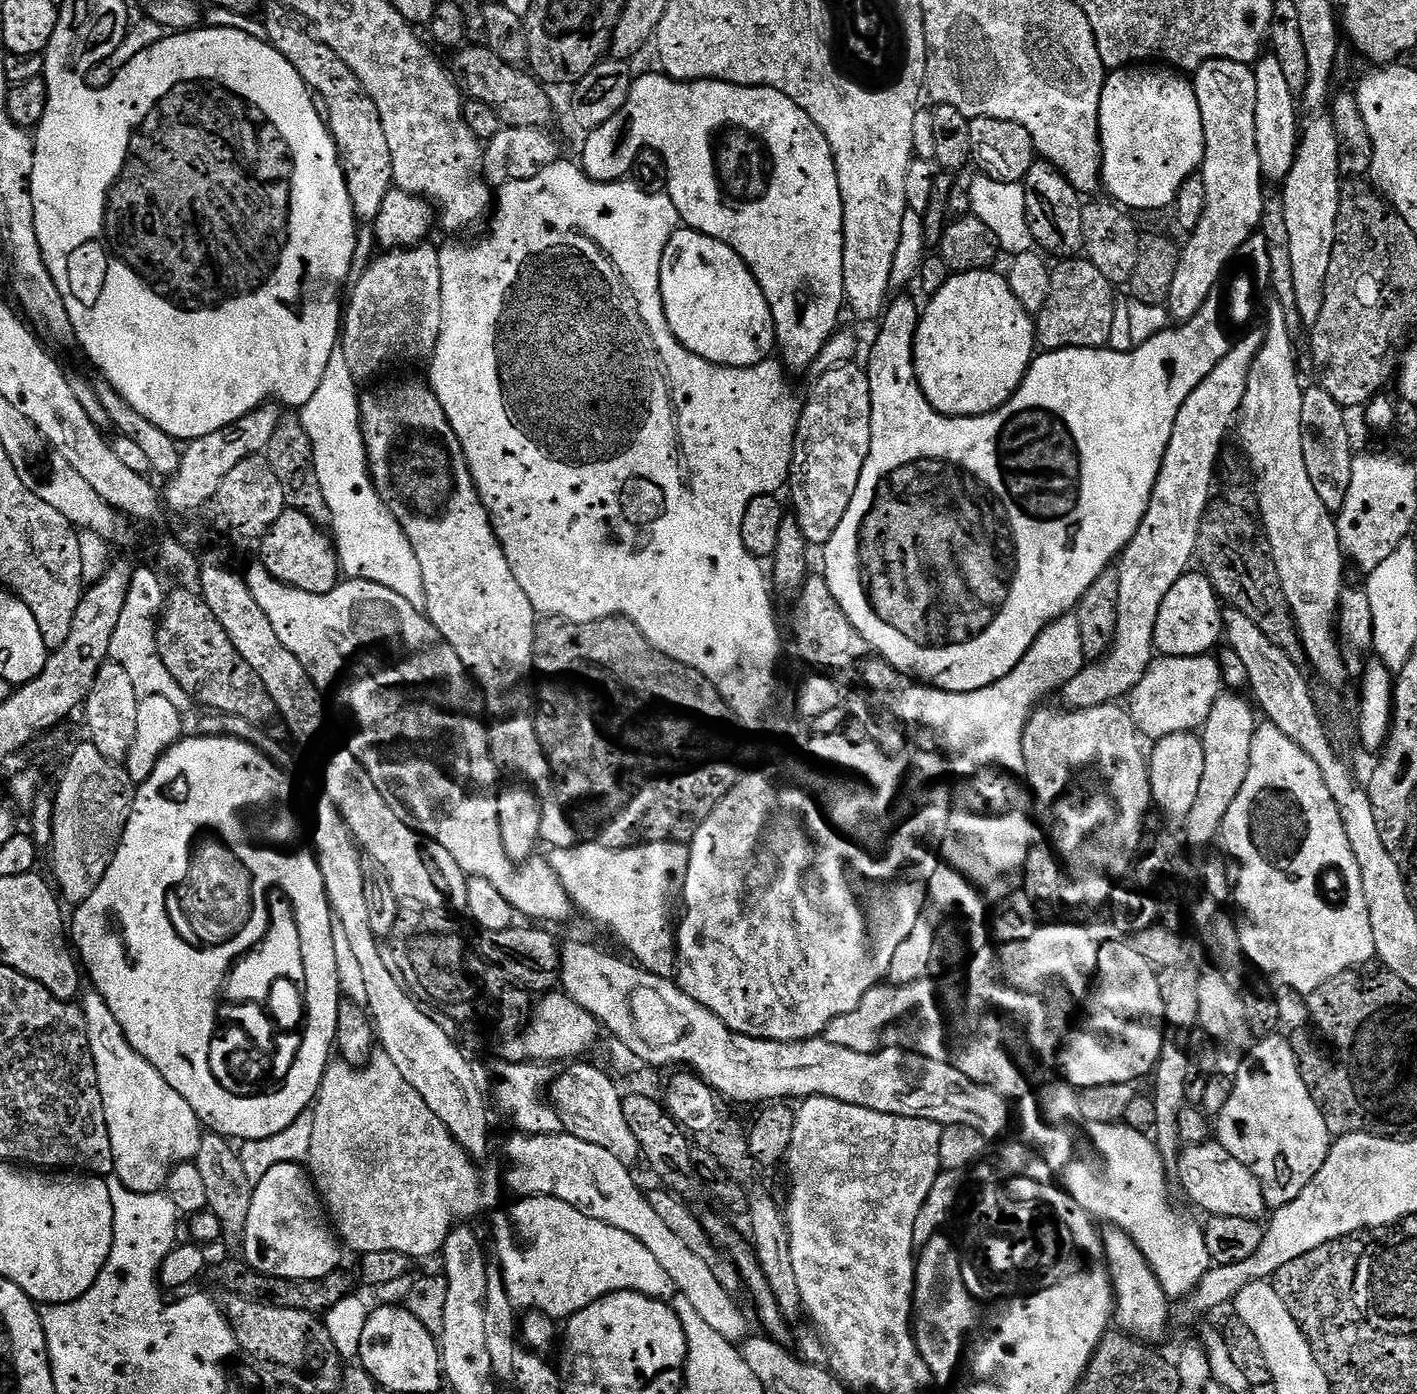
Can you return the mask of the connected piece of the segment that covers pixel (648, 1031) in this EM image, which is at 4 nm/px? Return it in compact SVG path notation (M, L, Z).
M572 940L568 945L565 943L560 949L560 984L563 991L567 992L570 998L574 998L574 1002L578 1002L590 1014L594 1014L594 1018L599 1020L607 1031L609 1028L617 1036L615 1039L619 1043L624 1044L638 1058L642 1058L645 1065L680 1064L676 1066L687 1066L701 1080L705 1080L713 1092L719 1094L723 1099L725 1096L728 1100L737 1100L740 1104L752 1104L755 1100L760 1100L759 1102L780 1102L785 1098L792 1098L788 1096L800 1096L799 1098L825 1096L826 1098L834 1098L838 1102L850 1102L850 1106L862 1106L866 1110L878 1110L882 1114L894 1114L895 1116L905 1116L906 1118L922 1118L923 1120L929 1120L941 1126L950 1124L954 1126L971 1126L974 1130L978 1130L978 1134L982 1134L985 1141L988 1142L995 1141L995 1136L1002 1135L1008 1128L1009 1101L1006 1097L998 1094L993 1088L987 1088L970 1078L966 1078L966 1074L962 1074L962 1070L954 1070L954 1066L946 1066L946 1062L934 1062L934 1058L926 1058L922 1054L910 1052L906 1048L883 1048L881 1052L858 1054L858 1050L850 1050L846 1046L834 1046L834 1042L823 1038L795 1040L794 1042L783 1044L777 1040L759 1040L753 1036L738 1034L734 1030L727 1028L722 1022L722 1018L718 1018L706 1006L694 1002L694 998L690 998L690 994L686 994L680 989L679 983L675 979L659 976L653 972L647 972L646 969L629 962L623 955L620 956L611 956L610 953L603 952L602 949L595 948L592 944L583 944L580 940Z

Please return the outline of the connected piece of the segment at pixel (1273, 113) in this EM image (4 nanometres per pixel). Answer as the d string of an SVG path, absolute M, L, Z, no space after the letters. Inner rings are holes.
M1271 54L1261 55L1254 65L1256 71L1256 105L1254 106L1254 134L1258 142L1258 158L1260 159L1260 175L1265 181L1282 182L1290 174L1296 161L1296 145L1298 143L1298 124L1296 128L1297 97L1290 90L1290 82L1286 82L1286 73L1282 71L1282 62Z

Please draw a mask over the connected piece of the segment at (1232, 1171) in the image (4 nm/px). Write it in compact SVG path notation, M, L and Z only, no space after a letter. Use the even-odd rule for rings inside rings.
M1219 1142L1187 1145L1178 1157L1179 1168L1180 1176L1184 1179L1185 1194L1204 1211L1204 1214L1251 1220L1265 1217L1263 1214L1267 1213L1268 1207L1258 1178L1254 1178L1254 1174L1250 1174L1250 1170L1246 1170L1246 1166L1242 1166L1242 1162L1238 1162L1238 1158L1234 1158L1234 1154L1230 1154L1230 1150L1226 1150Z

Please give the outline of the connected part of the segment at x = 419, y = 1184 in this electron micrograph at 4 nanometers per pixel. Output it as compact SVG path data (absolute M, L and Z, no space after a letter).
M376 1050L369 1058L364 1068L355 1068L348 1065L343 1059L336 1058L329 1063L328 1069L324 1071L324 1077L320 1083L320 1093L316 1095L314 1107L311 1109L314 1114L314 1134L310 1137L310 1154L306 1161L306 1167L312 1177L316 1191L320 1193L320 1199L324 1201L324 1207L339 1239L345 1245L356 1251L356 1254L366 1252L377 1252L378 1250L394 1250L398 1254L406 1254L413 1258L419 1256L432 1256L441 1251L448 1235L458 1222L468 1222L471 1216L476 1216L484 1208L484 1184L480 1181L480 1172L471 1164L469 1153L460 1143L442 1126L442 1121L434 1118L434 1110L422 1102L422 1094L402 1078L402 1070L394 1066L394 1058L383 1050Z

